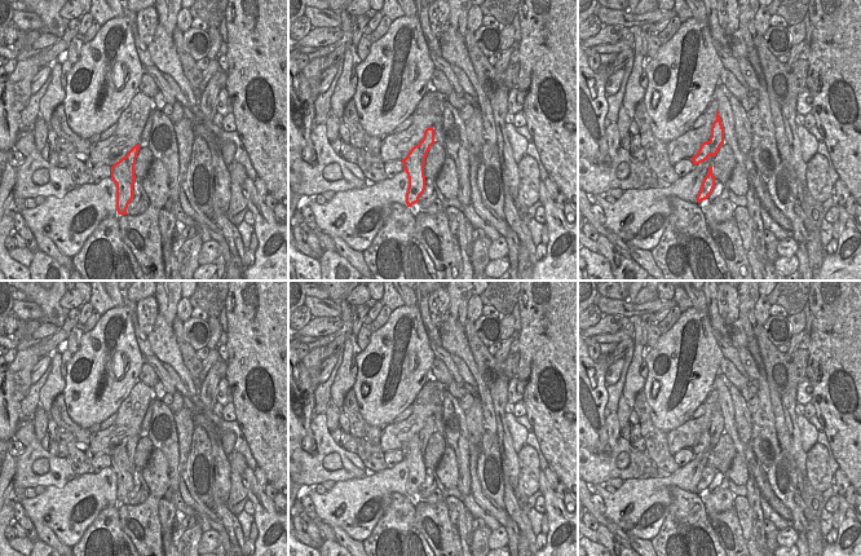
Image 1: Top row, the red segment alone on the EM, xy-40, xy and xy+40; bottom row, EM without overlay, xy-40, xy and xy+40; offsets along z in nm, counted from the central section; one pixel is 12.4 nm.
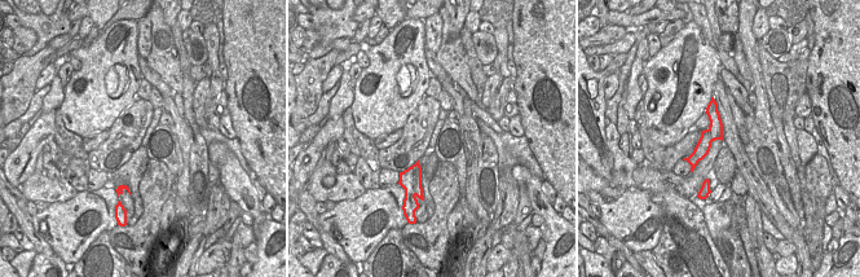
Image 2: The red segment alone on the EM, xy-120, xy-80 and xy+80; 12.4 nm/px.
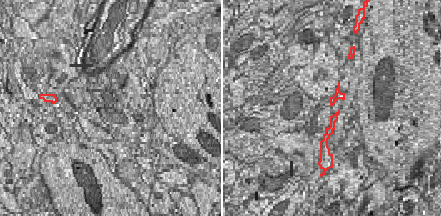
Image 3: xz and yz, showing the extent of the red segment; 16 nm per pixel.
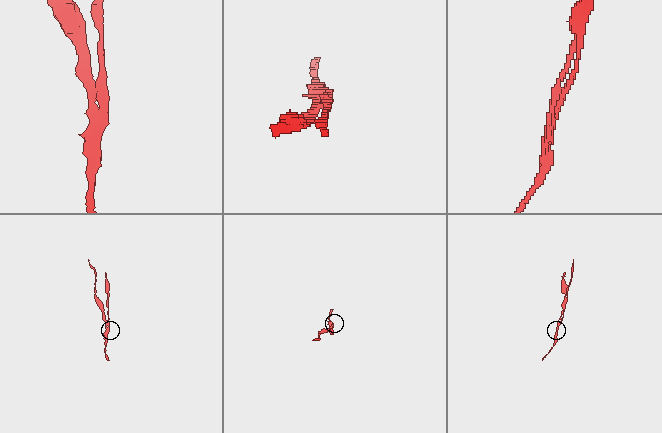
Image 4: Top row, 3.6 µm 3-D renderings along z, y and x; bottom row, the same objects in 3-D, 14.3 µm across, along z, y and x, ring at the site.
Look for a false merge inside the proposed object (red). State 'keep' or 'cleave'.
cleave

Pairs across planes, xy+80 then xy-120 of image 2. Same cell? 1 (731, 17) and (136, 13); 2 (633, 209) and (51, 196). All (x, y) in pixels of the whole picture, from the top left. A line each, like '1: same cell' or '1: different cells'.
1: different cells
2: different cells

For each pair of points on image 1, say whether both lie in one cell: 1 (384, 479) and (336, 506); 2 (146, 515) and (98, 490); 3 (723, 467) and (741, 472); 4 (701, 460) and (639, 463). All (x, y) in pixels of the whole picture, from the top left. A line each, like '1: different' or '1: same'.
1: same
2: different
3: different
4: different

